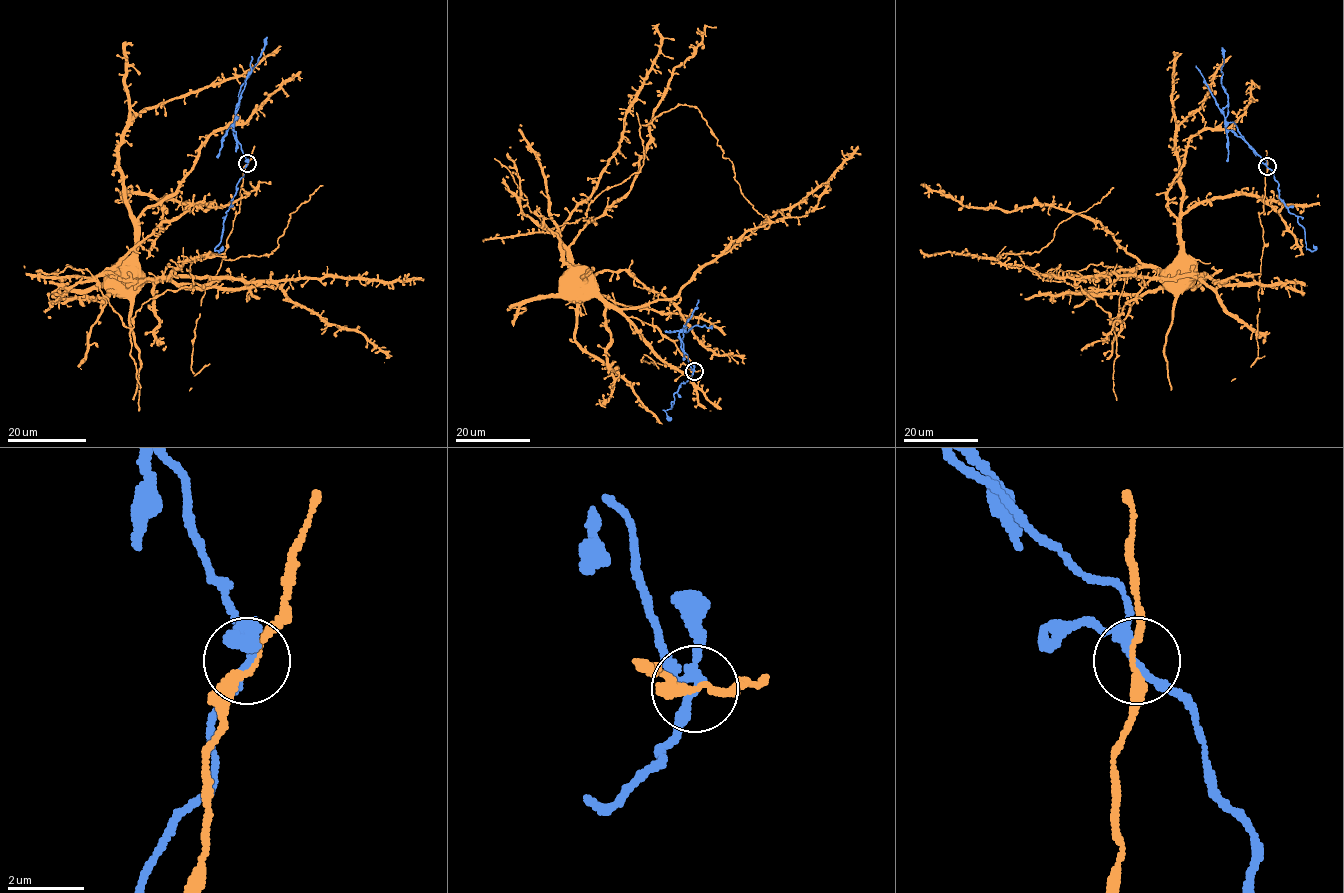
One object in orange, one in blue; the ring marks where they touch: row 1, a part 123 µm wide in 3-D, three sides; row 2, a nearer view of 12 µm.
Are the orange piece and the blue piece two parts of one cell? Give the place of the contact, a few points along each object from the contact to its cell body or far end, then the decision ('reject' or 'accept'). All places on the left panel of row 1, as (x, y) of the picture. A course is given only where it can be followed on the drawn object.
at (247, 163); orange runs (248, 163), (240, 211), (210, 285), (179, 287), (136, 271), (124, 276); blue runs (247, 163), (241, 144), (233, 133), (234, 118), (240, 86), (257, 62), (266, 36); reject

